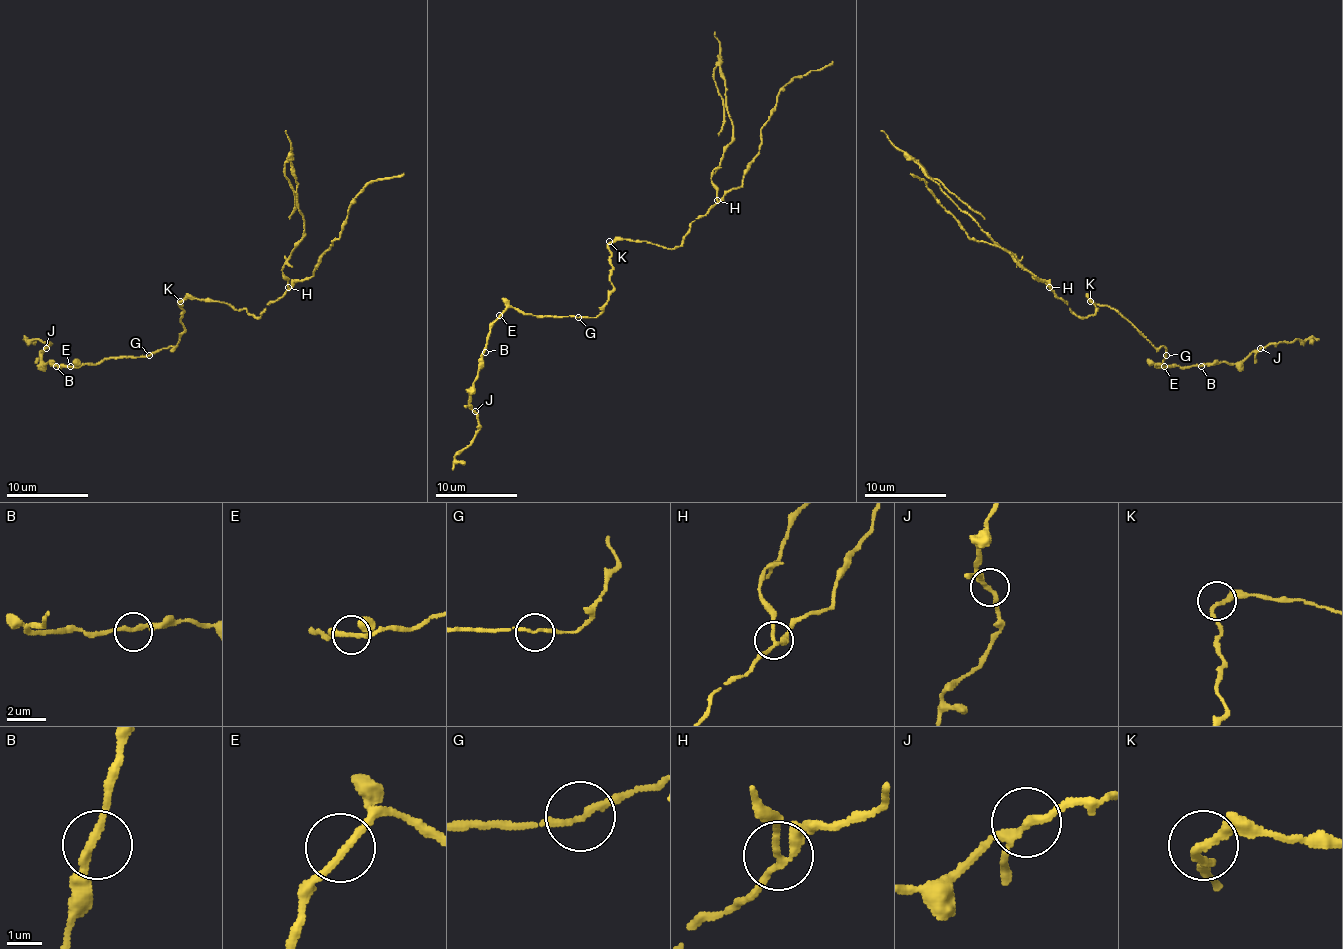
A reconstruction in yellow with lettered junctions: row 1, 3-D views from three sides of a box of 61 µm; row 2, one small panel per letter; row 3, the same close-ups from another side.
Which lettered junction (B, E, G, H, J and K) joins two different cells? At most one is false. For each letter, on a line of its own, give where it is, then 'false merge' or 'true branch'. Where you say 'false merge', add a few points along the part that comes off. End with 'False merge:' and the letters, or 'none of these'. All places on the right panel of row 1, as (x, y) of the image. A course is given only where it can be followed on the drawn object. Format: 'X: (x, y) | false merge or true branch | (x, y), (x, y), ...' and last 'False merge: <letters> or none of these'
B: (1201, 366) | true branch
E: (1164, 366) | true branch
G: (1166, 355) | true branch
H: (1049, 287) | false merge | (1049, 287), (1035, 279), (988, 236), (880, 129)
J: (1260, 348) | true branch
K: (1090, 301) | true branch
False merge: H

